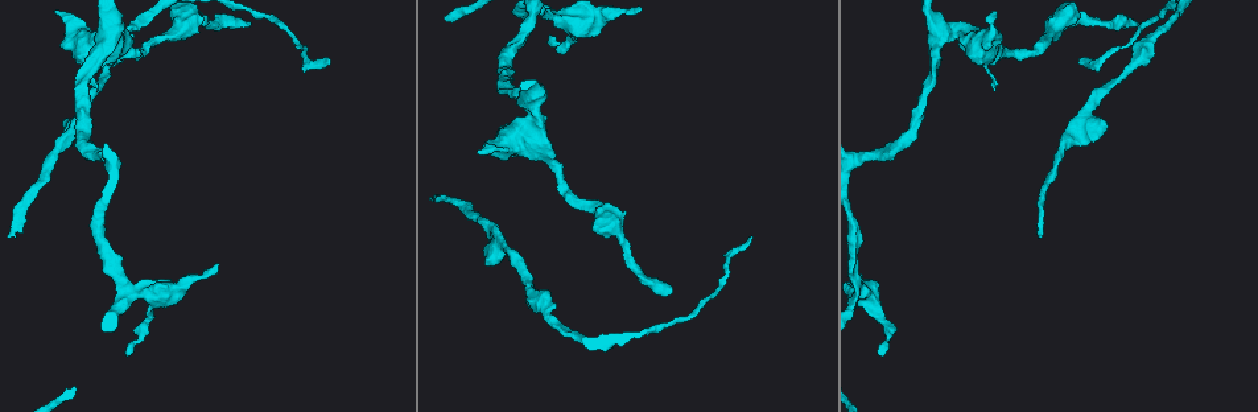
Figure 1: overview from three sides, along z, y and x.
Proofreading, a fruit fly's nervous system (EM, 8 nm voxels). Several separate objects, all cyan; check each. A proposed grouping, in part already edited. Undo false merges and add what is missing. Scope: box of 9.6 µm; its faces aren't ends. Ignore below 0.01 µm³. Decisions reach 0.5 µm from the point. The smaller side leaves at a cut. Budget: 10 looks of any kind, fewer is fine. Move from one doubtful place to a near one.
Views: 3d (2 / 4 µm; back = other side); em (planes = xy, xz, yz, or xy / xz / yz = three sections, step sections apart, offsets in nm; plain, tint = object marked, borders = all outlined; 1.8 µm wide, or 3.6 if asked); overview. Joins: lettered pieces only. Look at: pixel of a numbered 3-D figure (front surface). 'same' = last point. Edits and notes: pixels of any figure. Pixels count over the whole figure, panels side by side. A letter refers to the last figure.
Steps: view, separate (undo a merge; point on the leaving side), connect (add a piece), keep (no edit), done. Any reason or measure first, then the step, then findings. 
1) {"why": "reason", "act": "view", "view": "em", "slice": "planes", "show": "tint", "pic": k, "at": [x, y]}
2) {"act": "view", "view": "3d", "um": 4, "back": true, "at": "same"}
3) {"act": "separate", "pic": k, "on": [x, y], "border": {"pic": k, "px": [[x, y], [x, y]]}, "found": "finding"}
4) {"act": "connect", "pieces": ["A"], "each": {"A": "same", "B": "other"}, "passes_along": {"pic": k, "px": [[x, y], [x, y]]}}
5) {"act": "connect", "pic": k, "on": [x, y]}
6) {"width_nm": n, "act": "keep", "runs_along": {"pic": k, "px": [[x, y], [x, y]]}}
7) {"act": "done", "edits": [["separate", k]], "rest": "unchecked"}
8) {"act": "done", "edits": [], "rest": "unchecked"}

{"why": "long arm stops here", "act": "view", "view": "3d", "um": 2, "pic": 1, "at": [248, 26]}

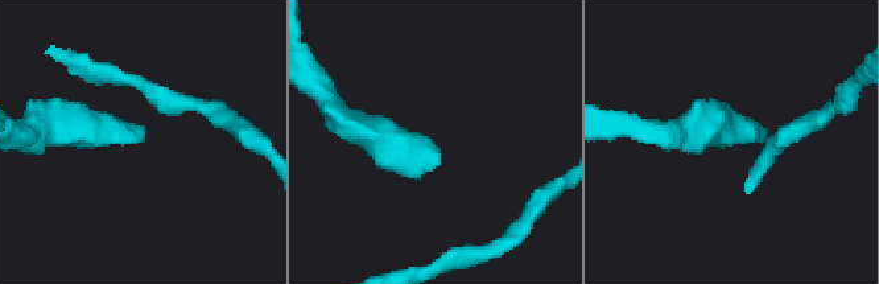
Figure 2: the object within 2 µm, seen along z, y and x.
{"why": "need the tissue", "act": "view", "view": "em", "slice": "yz", "step": 4, "show": "borders", "pic": 2, "at": [143, 140]}

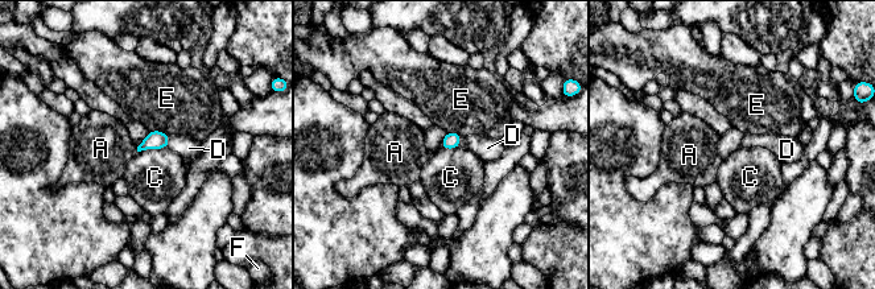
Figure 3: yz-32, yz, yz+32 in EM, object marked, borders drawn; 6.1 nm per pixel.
{"why": "cut it another way", "act": "view", "view": "em", "slice": "planes", "show": "borders", "at": "same"}

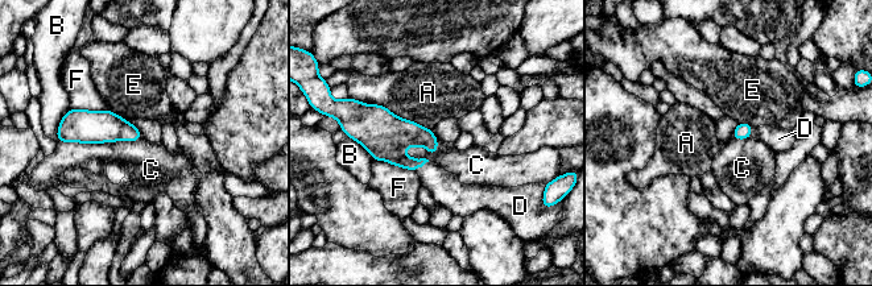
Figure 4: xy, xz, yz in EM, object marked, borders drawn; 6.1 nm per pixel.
{"act": "connect", "pieces": ["D"], "each": {"A": "other", "B": "other", "C": "other", "D": "same", "E": "other", "F": "other"}, "found": "the neuron continues"}

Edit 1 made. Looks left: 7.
{"act": "view", "view": "overview"}

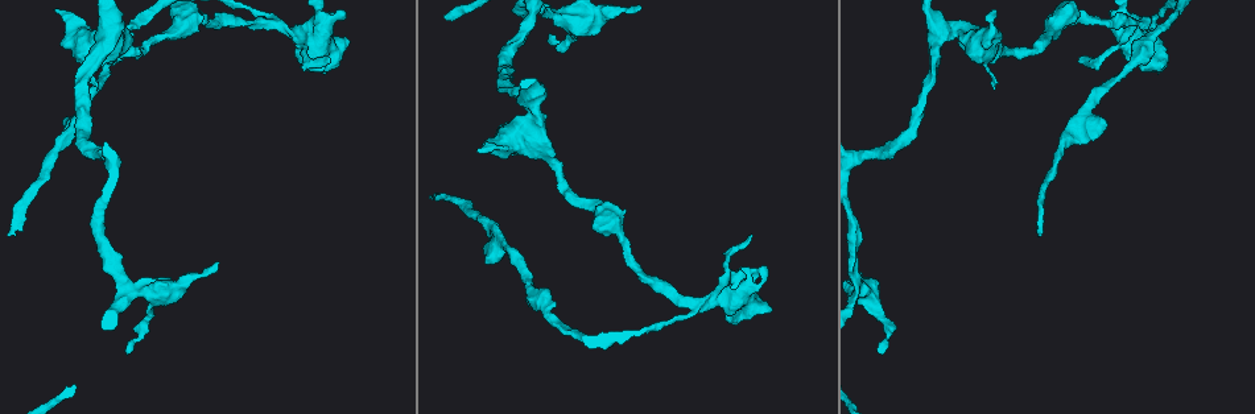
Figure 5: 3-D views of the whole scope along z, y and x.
{"why": "thick end", "act": "view", "view": "em", "slice": "xz", "step": 16, "show": "borders", "pic": 5, "at": [338, 66]}

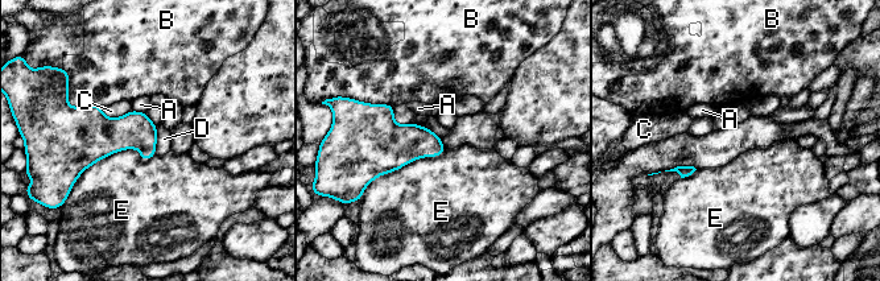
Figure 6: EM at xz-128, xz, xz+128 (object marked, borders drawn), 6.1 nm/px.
{"act": "keep", "each": {"A": "other", "B": "other", "C": "other", "D": "other", "E": "other"}, "found": "no lettered piece goes on from it"}

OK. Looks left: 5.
{"why": "thin end", "act": "view", "view": "3d", "um": 2, "pic": 5, "at": [881, 351]}

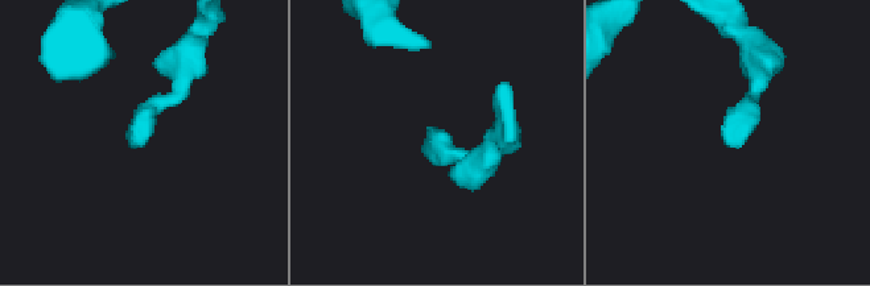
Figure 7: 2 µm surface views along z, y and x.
{"why": "shape alone is not enough", "act": "view", "view": "em", "um": 3.6, "slice": "planes", "show": "borders", "pic": 7, "at": [443, 138]}

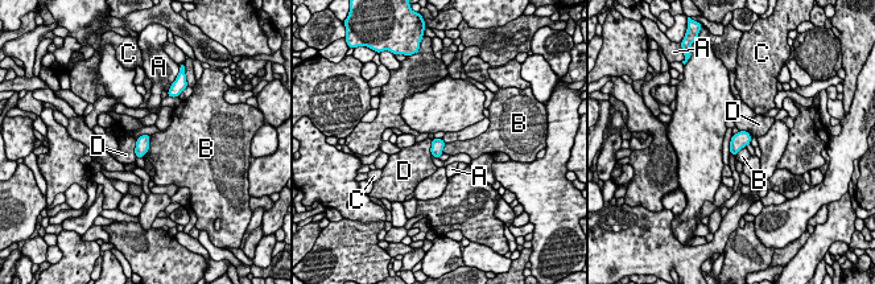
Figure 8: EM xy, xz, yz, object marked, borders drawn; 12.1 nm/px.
{"width_nm": 160, "longest_contact_nm": ["B", 280], "act": "keep", "each": {"A": "other", "B": "other", "C": "other", "D": "other"}, "found": "none of them fits"}

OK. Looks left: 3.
{"act": "done", "edits": [["connect", 4]], "rest": "unchecked"}

